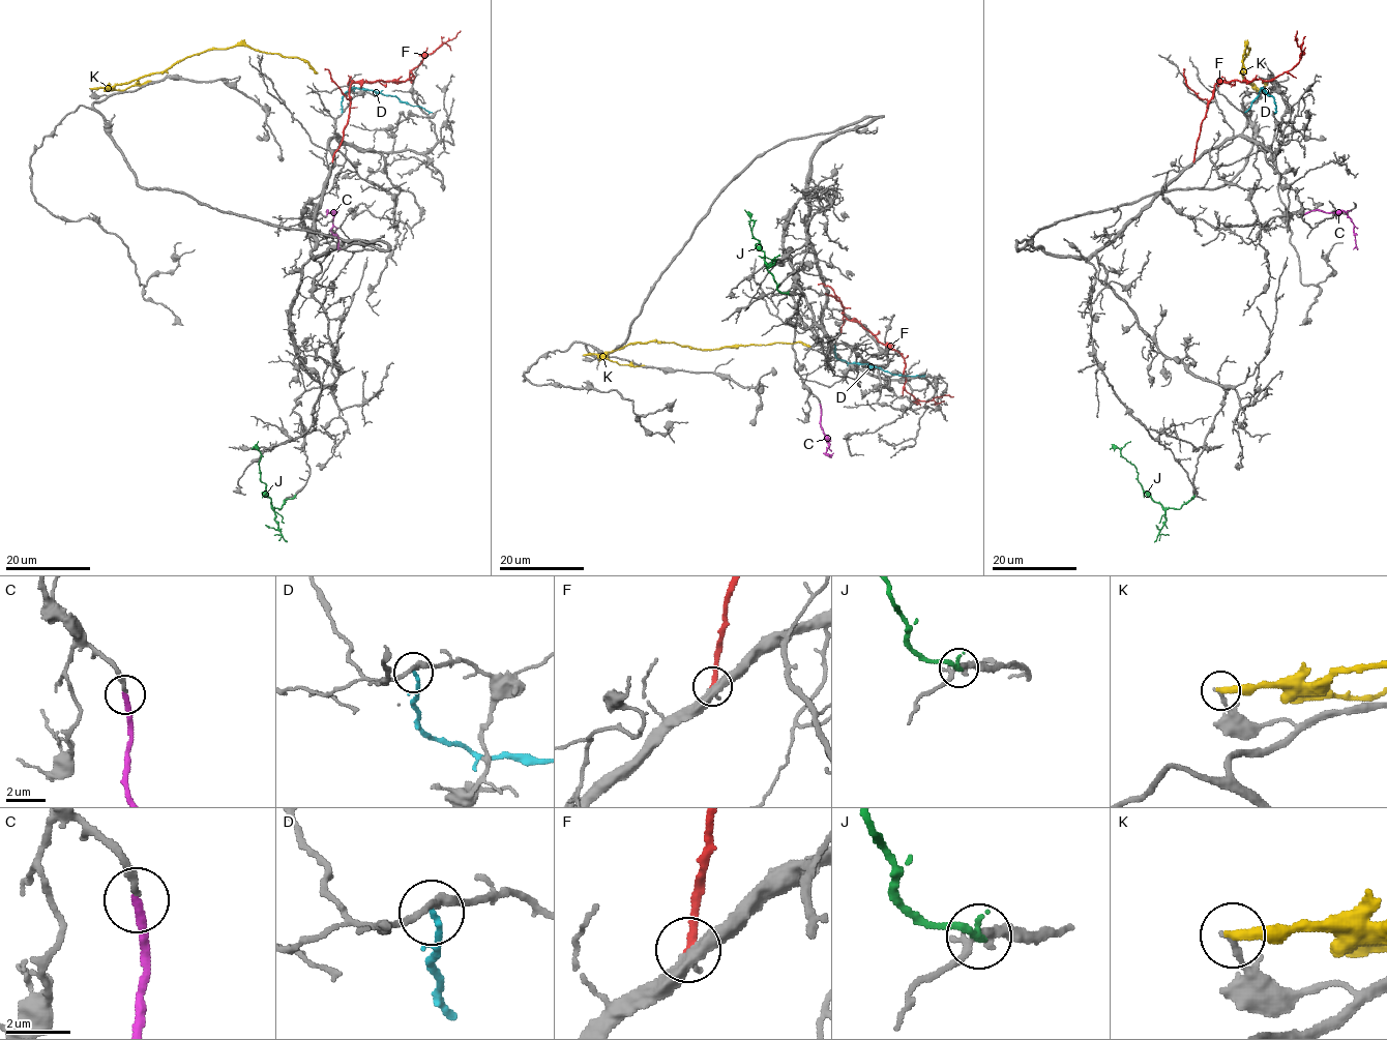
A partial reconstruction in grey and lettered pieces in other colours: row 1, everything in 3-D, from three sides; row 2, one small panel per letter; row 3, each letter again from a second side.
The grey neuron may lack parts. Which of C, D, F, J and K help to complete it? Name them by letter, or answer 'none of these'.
C

